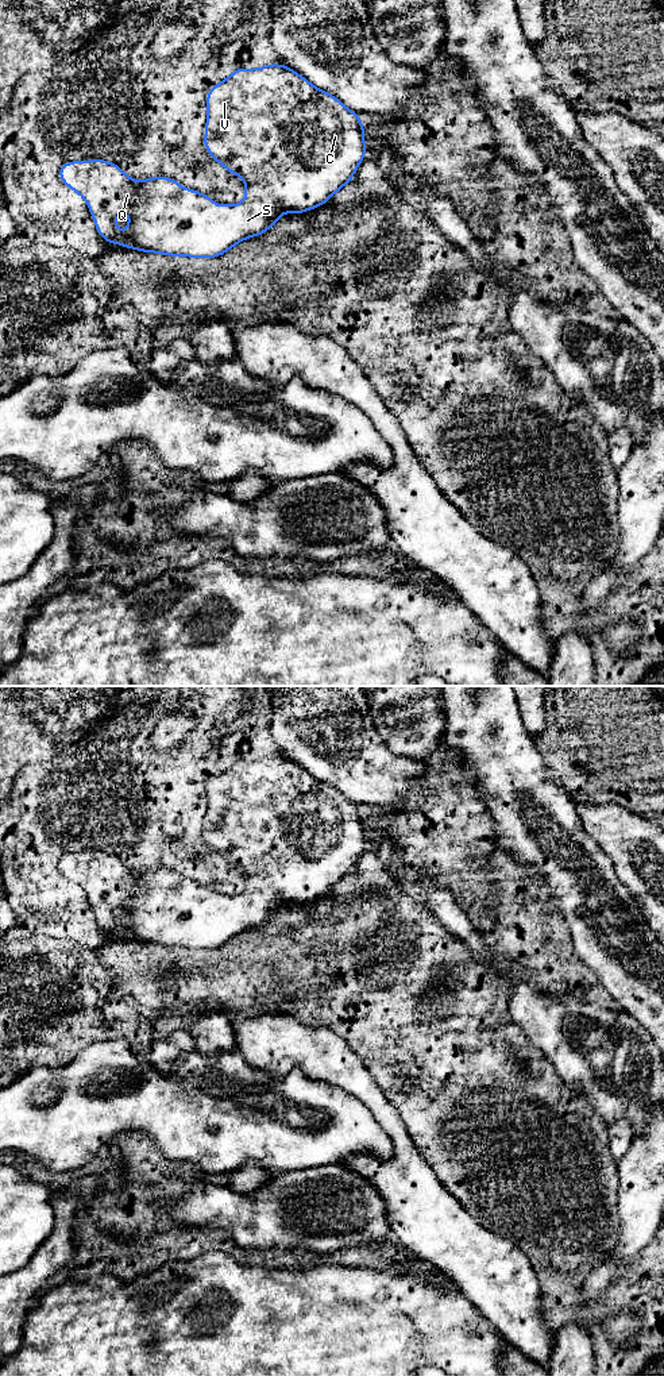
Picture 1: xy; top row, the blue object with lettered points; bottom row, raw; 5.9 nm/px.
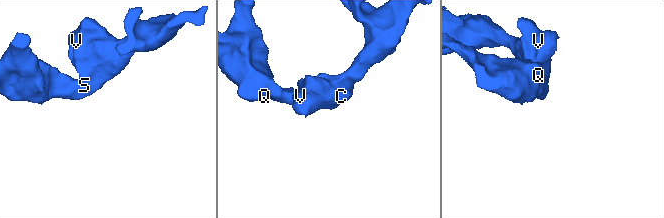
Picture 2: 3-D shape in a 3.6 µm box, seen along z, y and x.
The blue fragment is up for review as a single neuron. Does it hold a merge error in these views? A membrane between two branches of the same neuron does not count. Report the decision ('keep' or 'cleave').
keep

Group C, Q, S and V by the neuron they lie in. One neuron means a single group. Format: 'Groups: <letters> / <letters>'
Groups: C Q S V

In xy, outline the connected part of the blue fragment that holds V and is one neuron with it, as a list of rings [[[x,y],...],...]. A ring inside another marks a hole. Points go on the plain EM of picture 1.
[[[273,755],[258,760],[236,760],[224,772],[212,778],[206,789],[206,802],[204,836],[216,853],[244,871],[246,889],[240,895],[216,897],[213,890],[186,880],[167,868],[135,872],[121,859],[104,851],[74,852],[59,859],[62,874],[88,894],[96,922],[108,934],[174,948],[220,948],[239,933],[266,924],[278,910],[285,909],[282,902],[293,906],[327,895],[339,880],[352,871],[366,845],[366,821],[359,806],[286,756]],[[120,905],[128,906],[131,910],[124,924],[115,917],[115,910]]]

